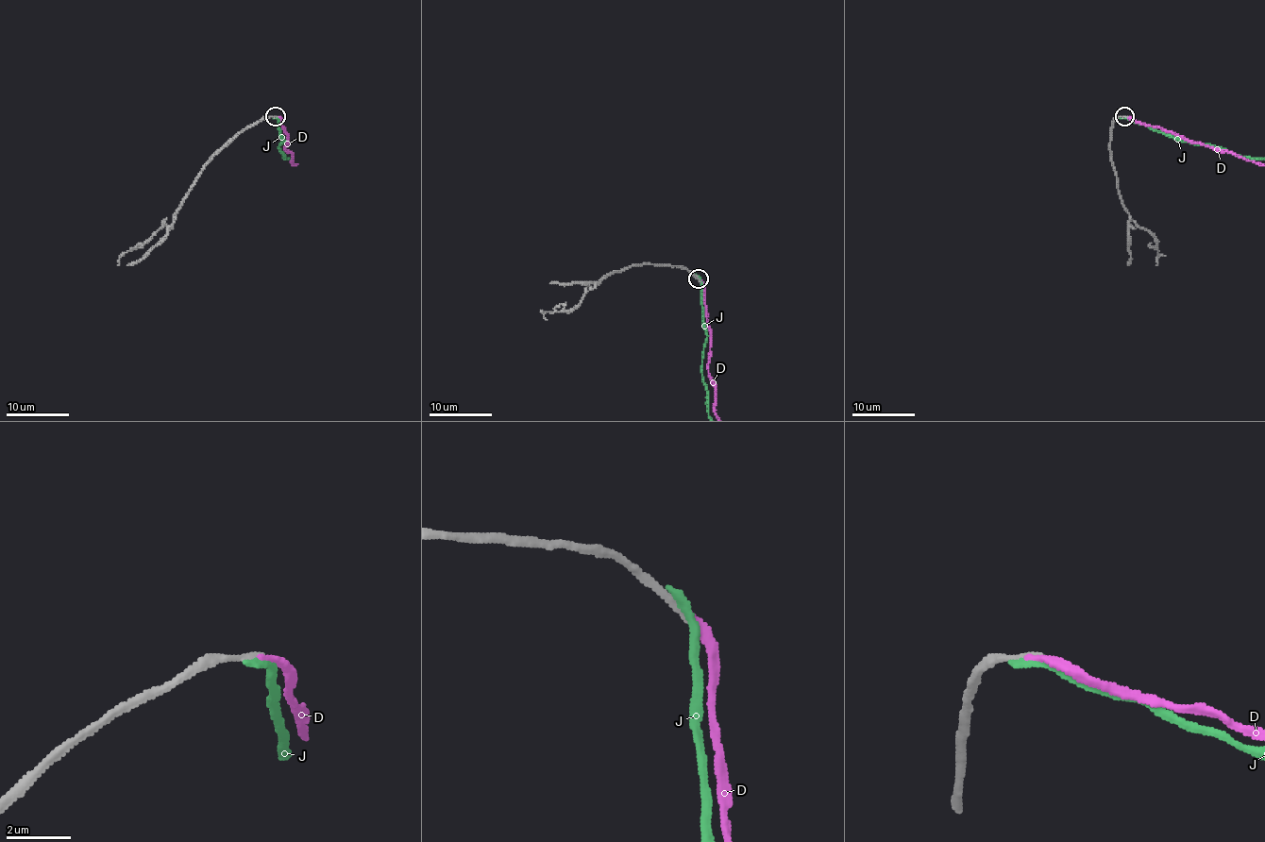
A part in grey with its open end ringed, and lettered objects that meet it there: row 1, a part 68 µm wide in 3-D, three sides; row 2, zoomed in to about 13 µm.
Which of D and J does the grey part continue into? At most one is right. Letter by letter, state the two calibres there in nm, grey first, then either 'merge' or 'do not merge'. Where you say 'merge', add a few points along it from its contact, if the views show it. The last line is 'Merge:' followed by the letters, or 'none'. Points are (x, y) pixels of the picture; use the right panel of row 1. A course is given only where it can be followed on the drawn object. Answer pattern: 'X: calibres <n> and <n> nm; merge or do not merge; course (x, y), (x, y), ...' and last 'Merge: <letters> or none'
D: calibres 220 and 200 nm; merge
J: calibres 240 and 260 nm; do not merge
Merge: D

